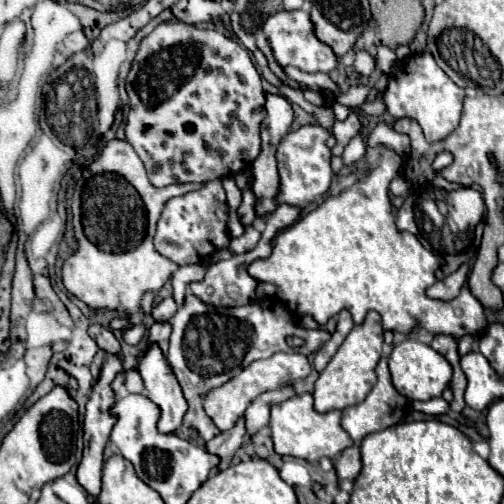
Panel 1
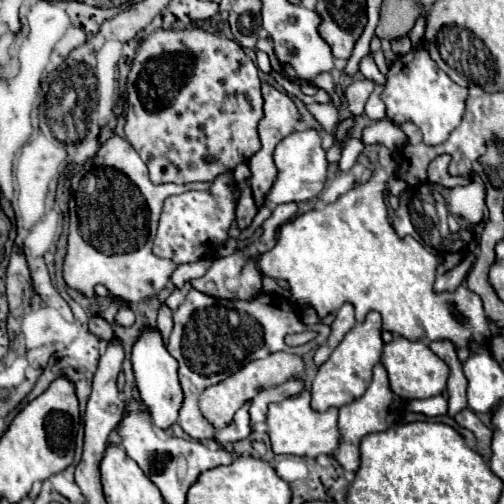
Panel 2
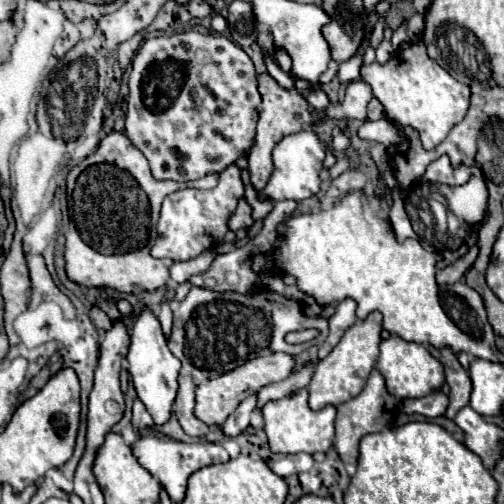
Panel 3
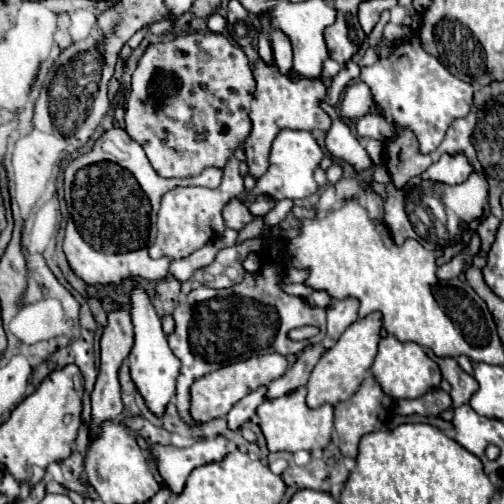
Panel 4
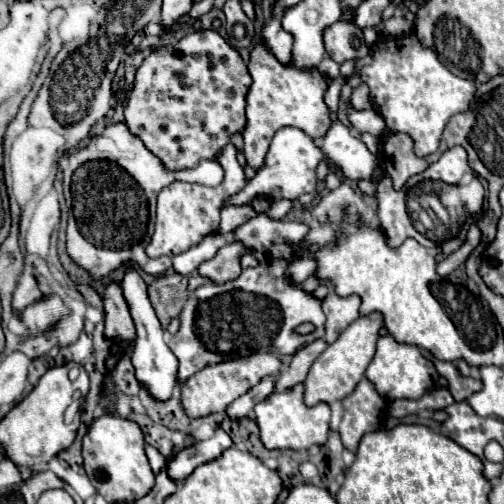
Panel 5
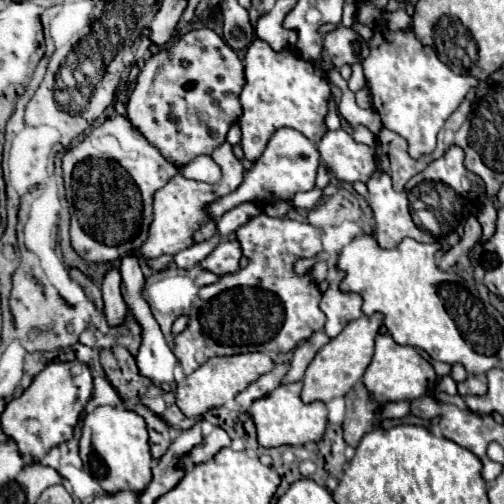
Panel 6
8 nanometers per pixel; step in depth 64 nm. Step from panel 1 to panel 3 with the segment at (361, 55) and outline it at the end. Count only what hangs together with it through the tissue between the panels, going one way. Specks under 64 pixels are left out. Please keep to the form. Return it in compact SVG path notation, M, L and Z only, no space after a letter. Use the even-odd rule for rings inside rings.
M416 42L410 46L412 54L402 54L400 58L388 60L384 66L378 62L372 62L368 66L362 66L362 80L366 80L372 86L374 96L384 104L386 118L392 120L398 126L412 126L420 132L422 144L426 150L436 148L468 112L468 100L470 100L470 88L466 84L460 84L454 80L444 68L436 64L426 54L426 48L422 42Z

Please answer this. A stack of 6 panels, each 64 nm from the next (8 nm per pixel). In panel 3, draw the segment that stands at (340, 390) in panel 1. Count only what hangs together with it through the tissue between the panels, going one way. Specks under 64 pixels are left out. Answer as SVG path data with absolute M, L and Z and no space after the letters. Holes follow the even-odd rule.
M370 312L366 320L358 320L352 328L348 328L346 334L342 336L342 340L334 346L334 350L324 360L318 362L312 382L308 386L312 410L322 410L328 404L338 406L362 392L362 388L366 386L366 380L376 364L378 352L380 352L378 350L380 340L382 340L380 332L382 332L382 314Z

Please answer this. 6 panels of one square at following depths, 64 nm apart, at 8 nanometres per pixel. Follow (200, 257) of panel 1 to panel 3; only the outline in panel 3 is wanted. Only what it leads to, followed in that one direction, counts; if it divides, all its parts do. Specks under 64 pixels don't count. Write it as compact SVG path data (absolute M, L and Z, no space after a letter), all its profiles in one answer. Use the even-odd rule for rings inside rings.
M236 164L228 166L218 178L218 192L208 190L180 190L164 198L160 222L158 222L158 238L152 246L154 258L170 258L176 262L192 260L204 250L214 250L216 244L224 240L228 232L228 218L236 210L238 200L244 196L244 186L240 180L240 170Z

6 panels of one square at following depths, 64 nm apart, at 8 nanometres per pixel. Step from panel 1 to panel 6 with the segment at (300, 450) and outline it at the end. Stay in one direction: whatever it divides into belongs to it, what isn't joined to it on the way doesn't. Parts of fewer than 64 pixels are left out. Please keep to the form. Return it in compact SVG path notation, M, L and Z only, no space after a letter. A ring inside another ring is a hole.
M302 382L294 384L282 384L276 390L272 390L268 396L256 400L252 404L252 420L258 430L258 442L264 448L274 448L274 446L304 446L308 442L320 442L326 432L328 424L328 410L324 402L312 402L304 404L300 400L300 390Z

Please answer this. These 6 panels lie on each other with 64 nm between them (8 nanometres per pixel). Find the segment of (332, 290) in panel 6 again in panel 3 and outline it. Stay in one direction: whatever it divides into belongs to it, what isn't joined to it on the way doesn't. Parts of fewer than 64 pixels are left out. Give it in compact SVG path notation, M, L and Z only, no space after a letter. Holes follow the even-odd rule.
M346 298L336 306L336 314L328 320L330 322L330 334L324 340L324 344L318 350L318 358L326 358L330 354L330 350L340 342L340 338L344 336L344 332L356 322L356 302Z

